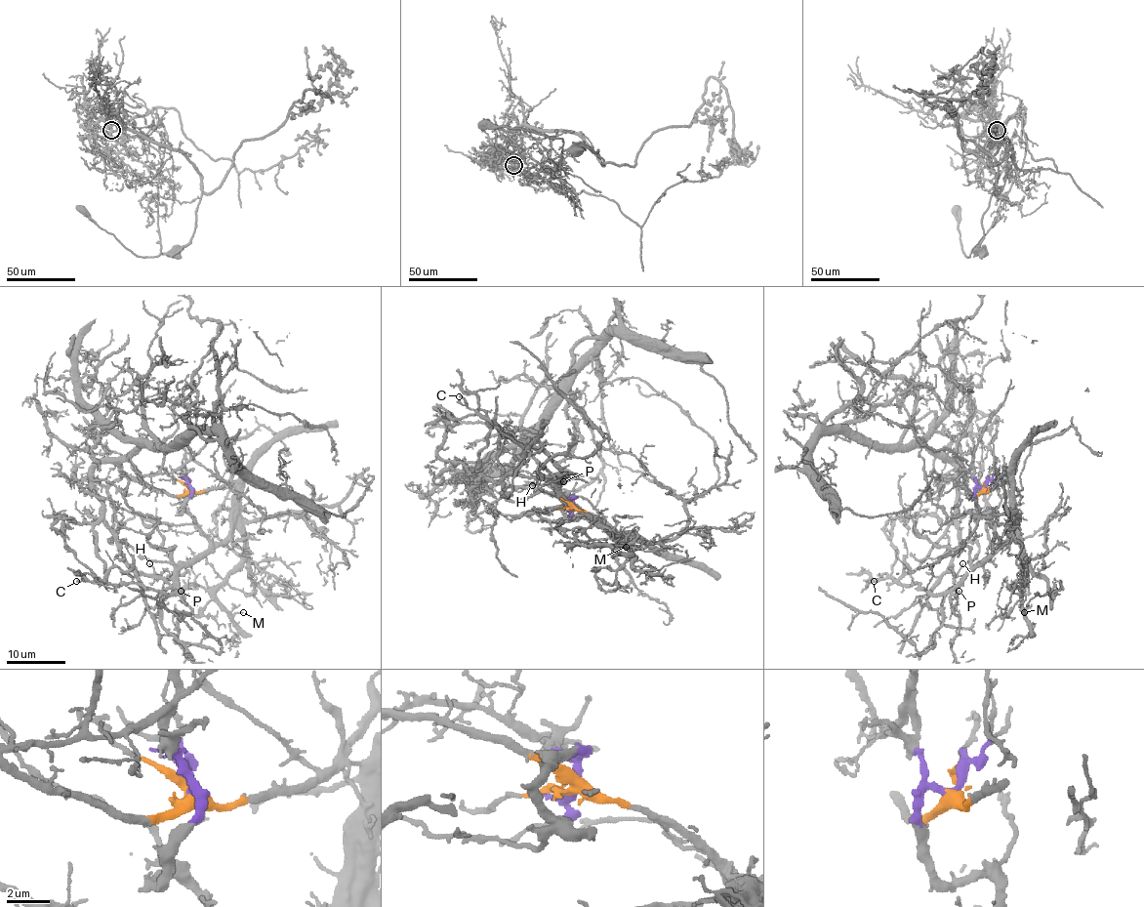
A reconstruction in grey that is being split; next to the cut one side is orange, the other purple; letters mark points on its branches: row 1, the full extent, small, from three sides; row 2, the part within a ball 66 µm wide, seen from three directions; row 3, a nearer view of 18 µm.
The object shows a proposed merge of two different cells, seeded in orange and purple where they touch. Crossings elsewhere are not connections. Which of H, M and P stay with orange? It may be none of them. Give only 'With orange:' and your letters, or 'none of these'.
With orange: H

